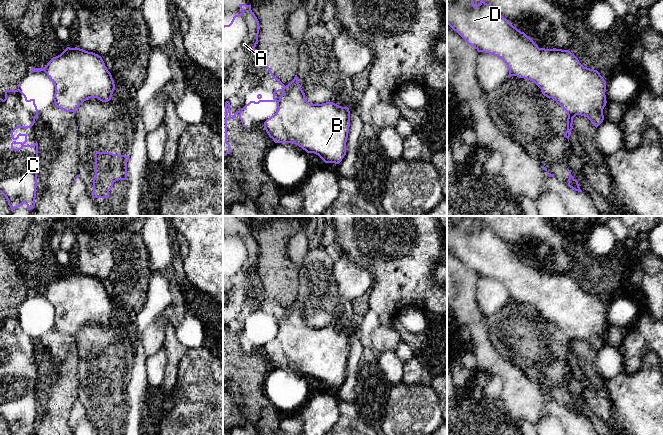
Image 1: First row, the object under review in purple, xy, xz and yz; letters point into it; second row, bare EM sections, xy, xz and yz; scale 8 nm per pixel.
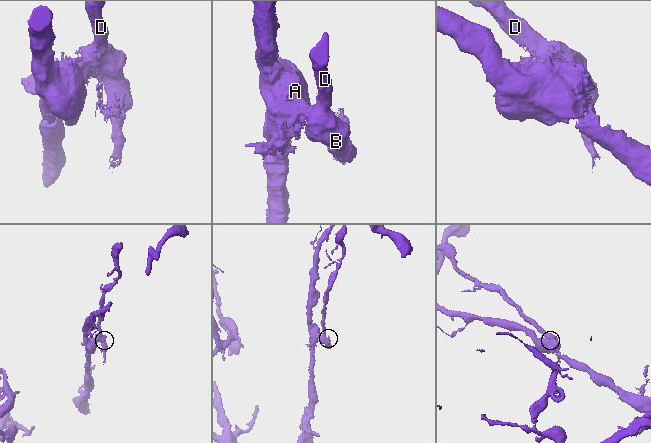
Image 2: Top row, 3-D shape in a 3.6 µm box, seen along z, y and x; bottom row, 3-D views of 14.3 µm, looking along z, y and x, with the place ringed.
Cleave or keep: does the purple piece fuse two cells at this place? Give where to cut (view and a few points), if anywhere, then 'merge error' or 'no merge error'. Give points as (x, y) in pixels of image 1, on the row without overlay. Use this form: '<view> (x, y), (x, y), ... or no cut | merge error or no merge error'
xz (304, 320), (288, 320), (287, 323), (296, 330), (278, 332) | merge error

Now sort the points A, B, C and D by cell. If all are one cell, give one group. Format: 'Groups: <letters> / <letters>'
Groups: A C / B D

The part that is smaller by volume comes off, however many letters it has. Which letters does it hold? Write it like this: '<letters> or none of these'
B, D

